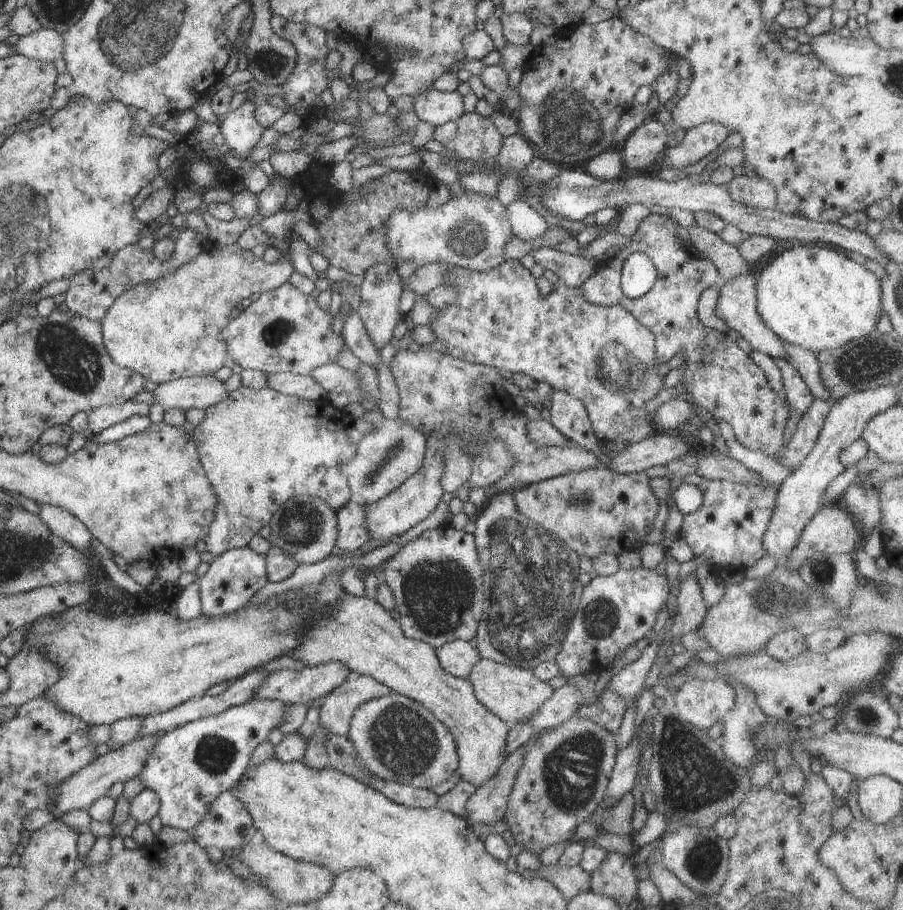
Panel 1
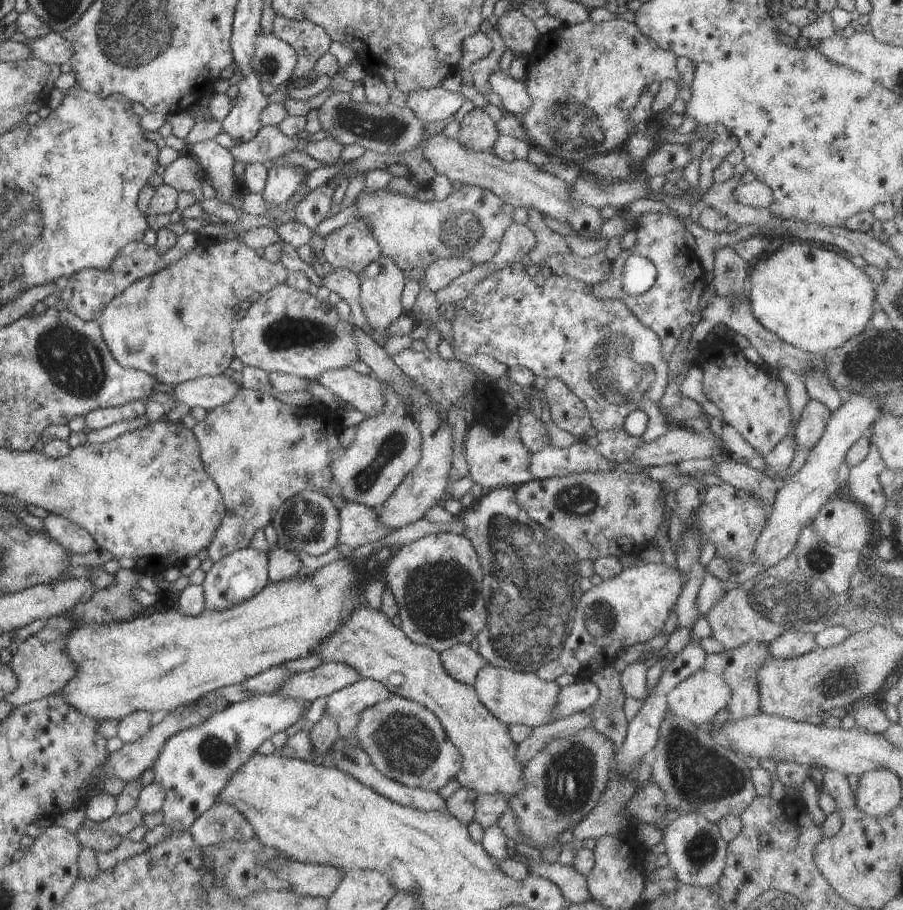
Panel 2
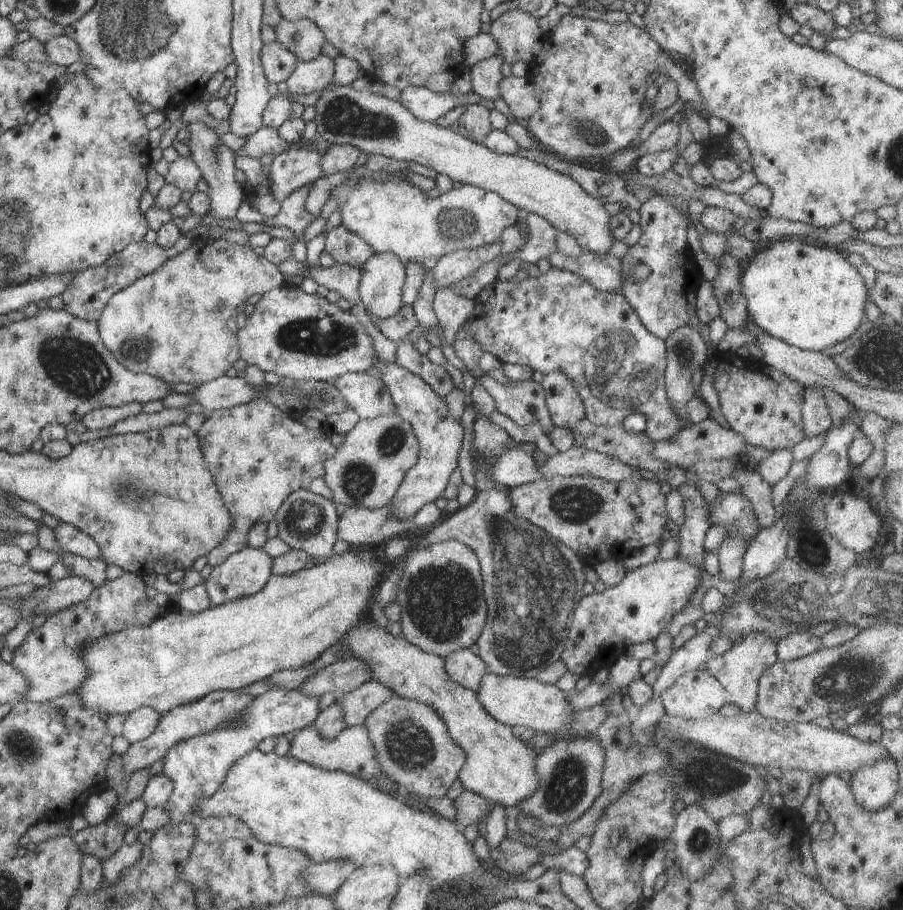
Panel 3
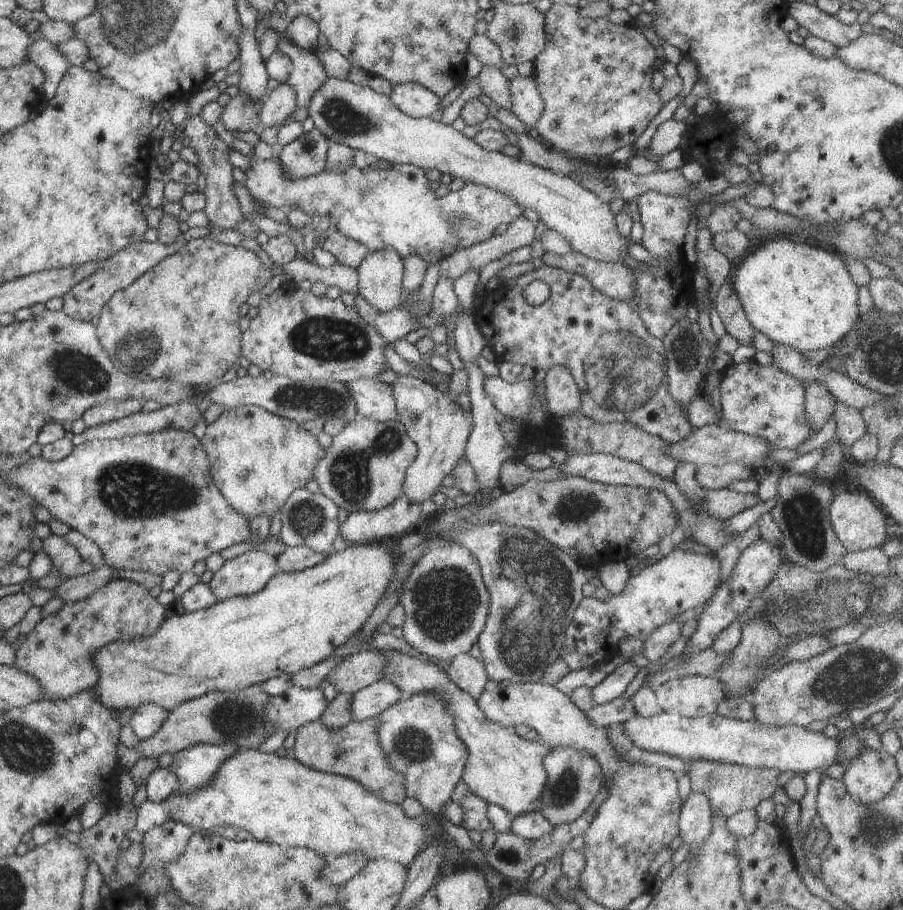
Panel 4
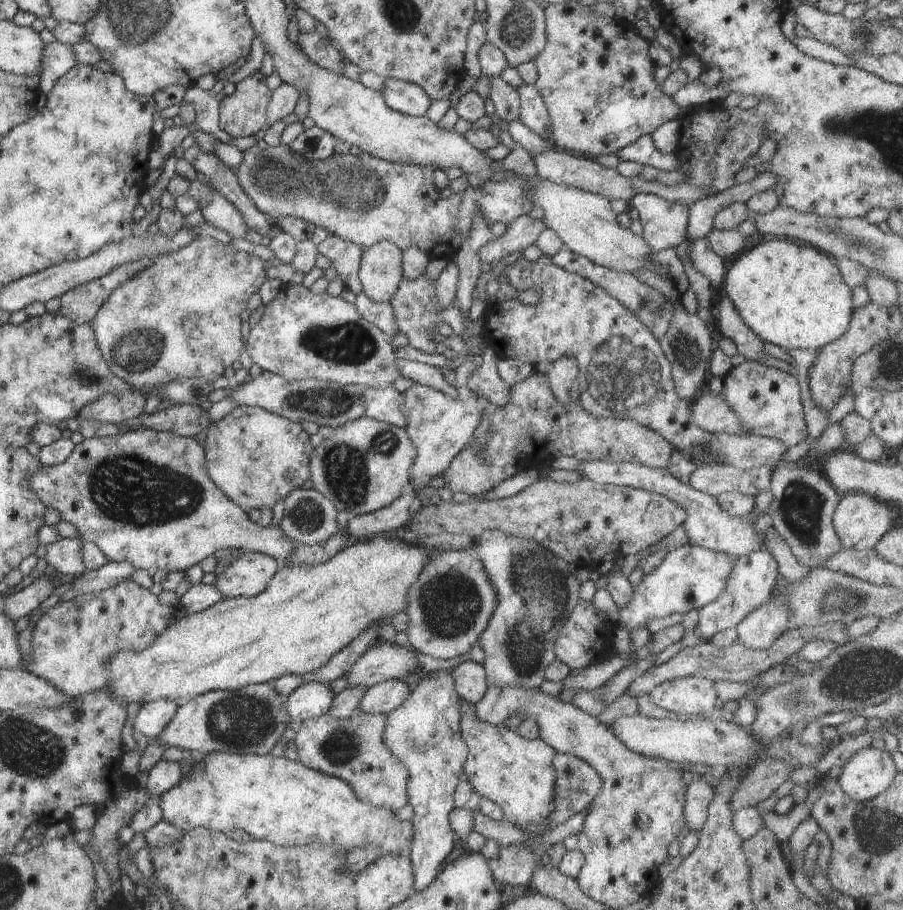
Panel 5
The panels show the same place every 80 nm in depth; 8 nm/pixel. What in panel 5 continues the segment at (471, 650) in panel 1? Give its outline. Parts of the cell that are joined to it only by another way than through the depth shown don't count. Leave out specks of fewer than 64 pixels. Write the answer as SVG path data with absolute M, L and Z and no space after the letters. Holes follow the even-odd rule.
M470 660L453 668L451 673L461 699L475 705L484 698L488 686L483 665Z

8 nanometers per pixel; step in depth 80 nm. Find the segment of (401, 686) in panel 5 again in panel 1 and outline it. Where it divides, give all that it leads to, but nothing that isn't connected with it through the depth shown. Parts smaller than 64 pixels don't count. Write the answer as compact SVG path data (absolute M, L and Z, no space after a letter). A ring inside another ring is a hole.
M355 675L352 679L348 679L342 684L342 686L339 686L336 690L333 690L330 694L324 697L323 705L320 706L318 724L326 727L332 735L340 735L341 737L346 738L356 709L362 703L385 697L391 692L392 691L387 686L384 686L381 682L374 680L372 677Z

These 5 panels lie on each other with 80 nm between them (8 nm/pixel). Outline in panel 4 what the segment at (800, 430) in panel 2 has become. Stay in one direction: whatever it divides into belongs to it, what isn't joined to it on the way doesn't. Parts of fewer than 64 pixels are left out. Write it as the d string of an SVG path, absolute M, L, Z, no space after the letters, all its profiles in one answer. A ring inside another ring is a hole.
M819 382L805 385L805 413L811 432L818 432L824 423L833 416L835 396Z

